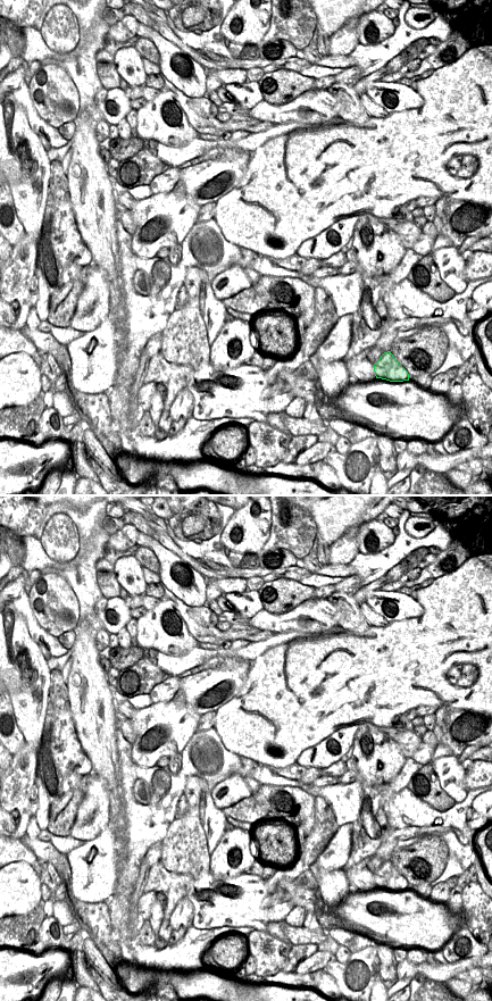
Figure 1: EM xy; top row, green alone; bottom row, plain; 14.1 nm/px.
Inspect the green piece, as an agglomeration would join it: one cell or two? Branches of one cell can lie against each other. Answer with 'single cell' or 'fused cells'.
fused cells

